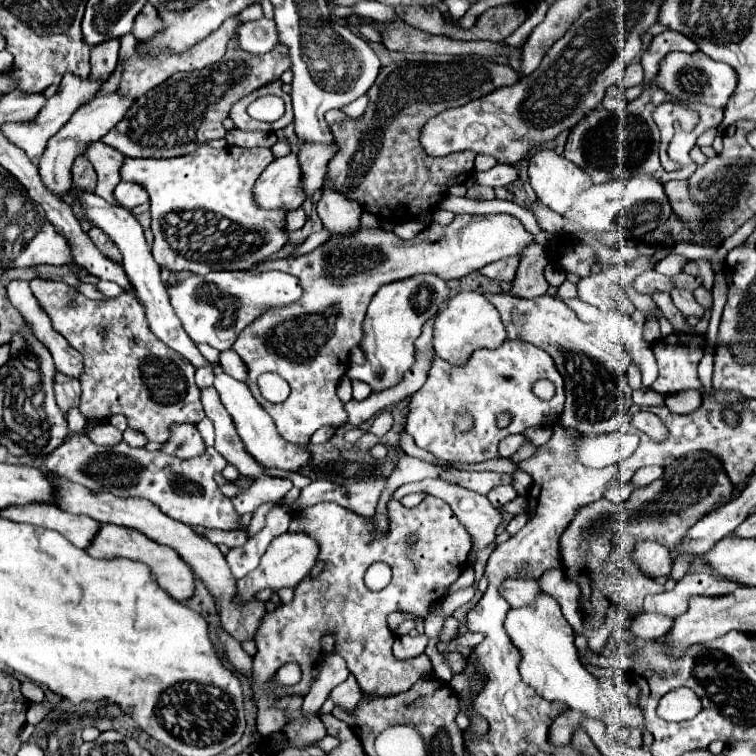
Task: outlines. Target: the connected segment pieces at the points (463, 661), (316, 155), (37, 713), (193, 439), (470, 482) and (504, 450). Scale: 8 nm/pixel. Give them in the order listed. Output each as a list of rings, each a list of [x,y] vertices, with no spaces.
[[[445,651],[443,657],[447,659],[447,663],[449,663],[453,675],[457,675],[459,671],[463,671],[463,667],[467,665],[467,657],[463,657],[459,651]]]
[[[303,143],[299,151],[299,163],[303,171],[303,187],[307,191],[307,197],[311,197],[317,189],[323,187],[327,163],[333,159],[339,145],[319,145],[319,143]]]
[[[33,703],[33,705],[29,707],[29,711],[27,711],[27,723],[29,723],[29,725],[37,725],[37,723],[41,723],[51,711],[53,711],[53,705],[49,705],[49,703]]]
[[[185,423],[185,425],[175,425],[171,429],[171,439],[163,445],[161,451],[165,451],[167,455],[187,459],[187,457],[201,455],[205,451],[205,443],[203,443],[197,427],[191,423]]]
[[[459,469],[443,471],[441,479],[447,481],[447,483],[455,483],[459,487],[471,489],[471,491],[481,493],[481,495],[487,495],[497,485],[505,485],[505,483],[513,481],[513,477],[507,475],[507,473],[491,473],[491,471],[469,473],[469,471],[459,471]]]
[[[509,435],[499,445],[499,457],[511,457],[527,439],[523,435]]]

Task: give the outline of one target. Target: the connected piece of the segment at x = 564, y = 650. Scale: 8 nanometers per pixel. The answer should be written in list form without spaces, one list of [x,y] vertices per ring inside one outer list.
[[[539,593],[535,603],[527,607],[509,609],[505,619],[505,629],[515,647],[521,651],[521,677],[527,685],[531,685],[543,699],[565,703],[569,709],[579,709],[591,719],[601,719],[611,713],[607,699],[601,695],[597,679],[581,665],[577,647],[573,643],[575,633],[571,625],[565,621],[559,603],[547,593]]]

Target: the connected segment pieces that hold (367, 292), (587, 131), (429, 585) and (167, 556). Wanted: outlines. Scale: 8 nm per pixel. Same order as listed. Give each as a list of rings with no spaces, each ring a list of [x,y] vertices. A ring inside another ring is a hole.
[[[507,213],[455,215],[451,225],[441,227],[431,223],[411,241],[403,241],[391,231],[361,227],[353,235],[333,235],[331,241],[307,255],[261,261],[255,271],[271,269],[295,275],[301,281],[303,299],[291,303],[291,307],[279,307],[279,313],[265,311],[233,343],[231,349],[249,371],[245,385],[273,417],[283,439],[309,443],[309,437],[319,427],[339,427],[347,421],[343,403],[337,397],[337,383],[349,369],[349,351],[361,343],[361,323],[379,287],[427,273],[439,275],[445,281],[459,279],[497,259],[521,255],[531,243],[535,243],[535,235]],[[267,371],[281,375],[289,383],[291,395],[287,401],[273,405],[259,395],[257,377]]]
[[[663,31],[661,35],[653,37],[649,49],[641,57],[641,65],[645,69],[645,81],[641,95],[626,106],[626,113],[611,113],[605,109],[591,111],[585,119],[581,119],[569,133],[563,157],[573,161],[577,167],[581,167],[595,183],[605,183],[611,179],[625,179],[639,173],[651,173],[659,181],[671,181],[675,179],[673,173],[667,173],[659,163],[659,131],[651,119],[651,109],[655,109],[659,103],[667,101],[669,95],[661,87],[655,87],[657,67],[661,59],[671,51],[685,51],[695,53],[699,47],[685,35],[679,35],[677,31]]]
[[[431,495],[411,509],[393,499],[389,503],[389,515],[389,535],[381,541],[373,539],[371,521],[361,519],[337,503],[317,503],[293,515],[289,531],[307,531],[317,539],[321,553],[311,573],[295,587],[293,601],[267,613],[255,637],[257,655],[253,657],[251,673],[259,707],[257,731],[261,731],[261,735],[281,731],[287,721],[285,713],[275,709],[269,701],[289,693],[307,695],[321,659],[329,653],[343,655],[361,689],[377,697],[399,695],[409,691],[415,681],[433,675],[431,661],[425,653],[407,661],[395,659],[391,653],[395,635],[387,627],[387,615],[391,611],[409,611],[415,617],[427,617],[433,603],[439,603],[463,573],[471,549],[471,535],[467,535],[467,529],[455,519],[451,507],[443,499]],[[409,533],[419,535],[415,549],[409,549],[405,543]],[[375,561],[387,563],[393,571],[391,583],[377,593],[367,589],[363,581],[365,571]],[[285,663],[297,663],[301,667],[301,681],[291,687],[267,689],[273,673]]]
[[[101,525],[95,541],[91,543],[91,547],[87,549],[87,553],[95,559],[117,559],[117,557],[123,557],[123,559],[133,559],[133,561],[141,561],[145,565],[151,567],[159,587],[163,587],[173,599],[177,601],[187,601],[191,599],[193,595],[193,589],[195,589],[195,579],[193,579],[193,569],[181,559],[181,555],[167,547],[167,545],[159,545],[155,541],[151,541],[149,537],[145,537],[143,533],[135,531],[135,529],[129,529],[129,527],[115,527],[115,525]]]

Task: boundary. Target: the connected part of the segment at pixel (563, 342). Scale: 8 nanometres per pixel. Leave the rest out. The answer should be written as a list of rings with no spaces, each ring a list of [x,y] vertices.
[[[499,293],[487,295],[487,299],[497,307],[509,339],[529,341],[543,347],[553,357],[559,373],[565,379],[567,401],[565,411],[561,413],[565,427],[577,429],[585,435],[611,433],[619,429],[619,415],[627,413],[633,405],[633,389],[627,383],[627,367],[633,359],[625,347],[597,339],[589,323],[583,323],[573,309],[551,295],[541,295],[529,301],[509,293]]]

